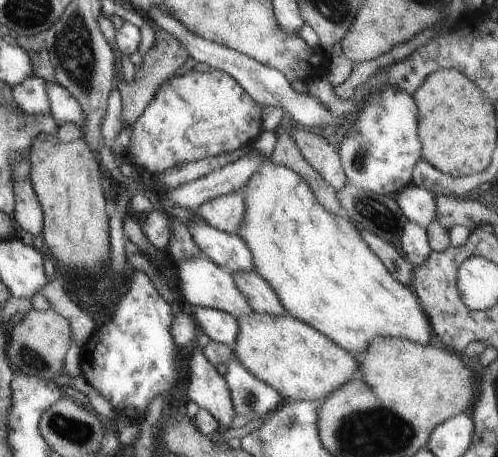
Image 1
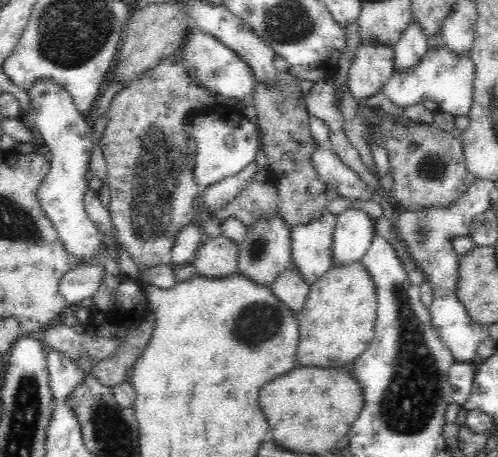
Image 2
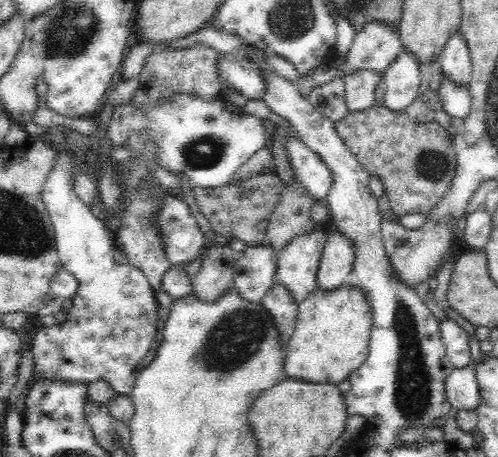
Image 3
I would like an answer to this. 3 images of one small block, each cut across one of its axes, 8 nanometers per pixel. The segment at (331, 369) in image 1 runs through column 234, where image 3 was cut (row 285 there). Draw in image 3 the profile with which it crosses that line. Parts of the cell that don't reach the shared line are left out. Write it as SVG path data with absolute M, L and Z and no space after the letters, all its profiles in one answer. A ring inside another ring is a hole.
M346 284L338 290L316 288L298 306L296 328L286 344L286 378L310 382L310 384L334 384L340 386L344 380L358 370L370 348L370 336L374 326L374 310L368 304L362 288Z

